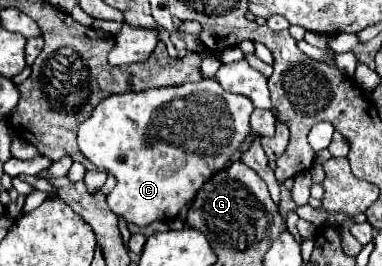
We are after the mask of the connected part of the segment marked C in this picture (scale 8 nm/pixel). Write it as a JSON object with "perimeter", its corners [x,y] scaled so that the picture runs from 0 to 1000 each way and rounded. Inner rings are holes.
{"perimeter":[[[537,293],[505,316],[469,316],[442,331],[390,331],[374,346],[301,353],[264,376],[243,429],[212,459],[202,526],[212,571],[254,624],[275,632],[306,669],[306,699],[280,737],[285,782],[332,835],[385,850],[406,827],[458,827],[474,789],[505,759],[516,714],[573,639],[605,617],[647,526],[657,474],[652,436],[662,421],[657,376],[631,353],[589,346],[568,301]]]}

